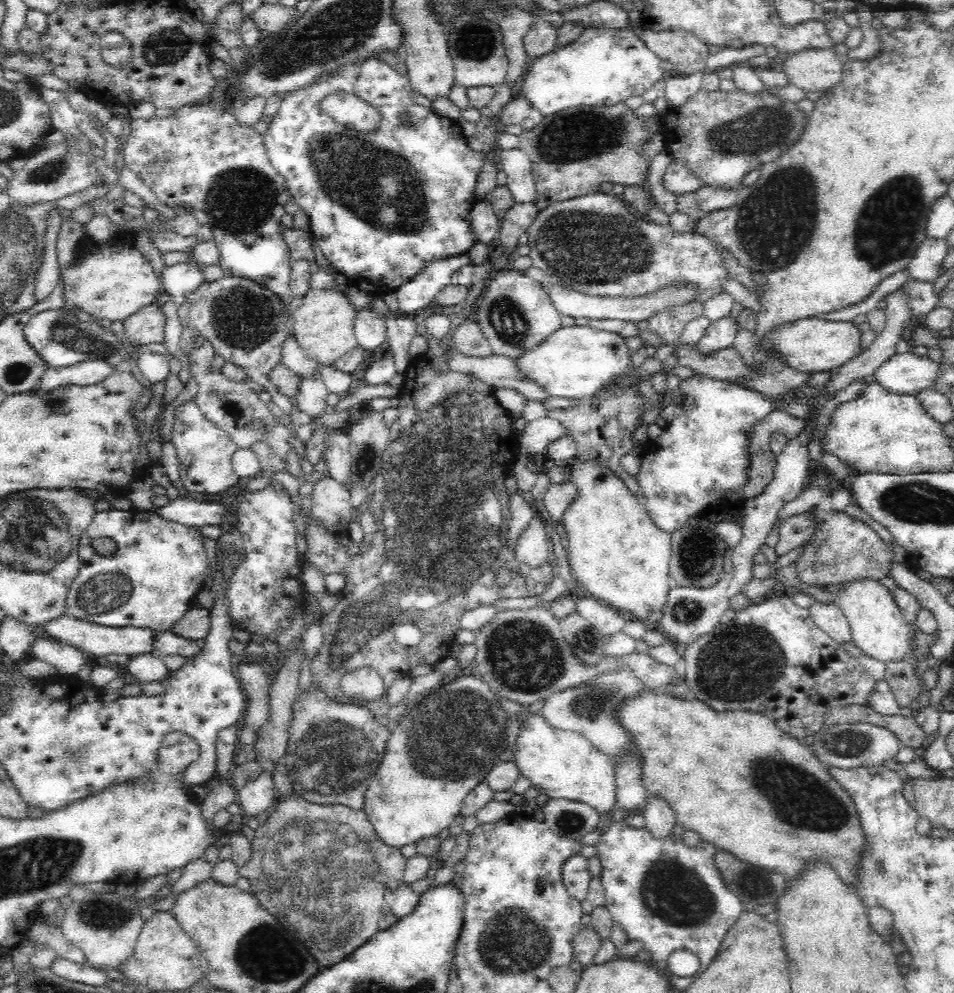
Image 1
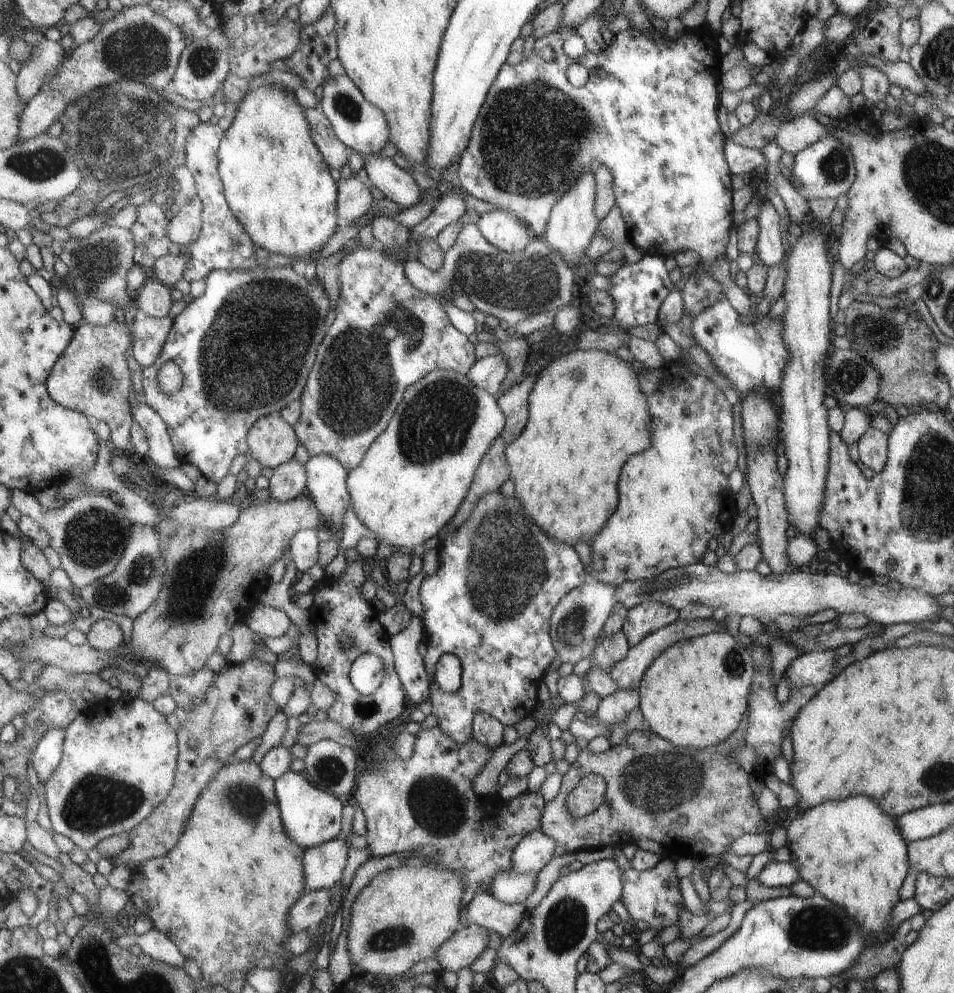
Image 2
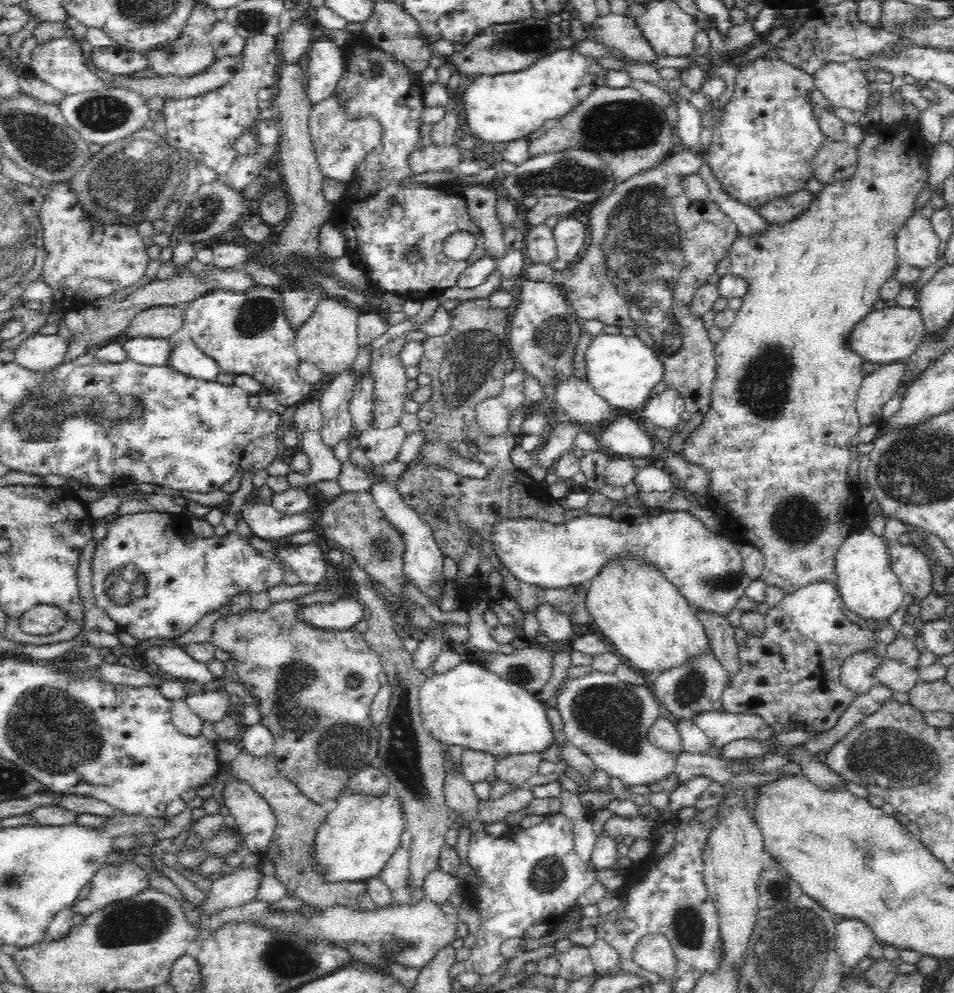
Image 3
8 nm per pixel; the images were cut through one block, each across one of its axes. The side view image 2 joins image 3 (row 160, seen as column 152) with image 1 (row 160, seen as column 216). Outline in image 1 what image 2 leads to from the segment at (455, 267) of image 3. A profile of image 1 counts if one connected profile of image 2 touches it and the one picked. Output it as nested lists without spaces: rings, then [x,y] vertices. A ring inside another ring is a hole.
[[[362,57],[353,61],[346,61],[333,71],[324,71],[311,81],[300,87],[296,87],[292,91],[284,94],[285,98],[278,106],[278,112],[273,115],[265,135],[263,142],[267,147],[267,157],[271,163],[287,182],[287,187],[292,199],[295,200],[300,209],[302,209],[310,219],[309,232],[315,240],[315,248],[318,248],[328,264],[346,276],[348,286],[358,287],[360,290],[366,291],[376,296],[382,296],[393,293],[399,286],[408,282],[413,276],[416,276],[423,268],[426,268],[430,262],[434,260],[444,260],[450,256],[458,256],[467,254],[470,248],[474,246],[475,236],[471,231],[470,209],[476,203],[474,198],[477,176],[482,170],[484,164],[484,152],[476,152],[470,148],[467,143],[466,136],[462,134],[462,129],[458,125],[458,121],[452,118],[444,118],[443,115],[436,113],[414,103],[409,78],[400,75],[394,71],[389,64],[378,59],[378,57]],[[332,92],[343,92],[344,94],[353,94],[358,99],[372,106],[381,116],[380,124],[376,130],[370,132],[358,132],[350,130],[340,123],[336,123],[328,113],[321,110],[320,104],[326,99],[328,94]],[[401,114],[409,114],[412,118],[411,124],[402,123],[398,117]]]

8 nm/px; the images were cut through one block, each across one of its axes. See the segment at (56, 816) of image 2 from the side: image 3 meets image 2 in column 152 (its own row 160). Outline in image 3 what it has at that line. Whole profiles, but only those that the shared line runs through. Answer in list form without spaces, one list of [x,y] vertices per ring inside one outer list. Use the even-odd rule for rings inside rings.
[[[757,57],[744,68],[737,70],[735,91],[721,112],[721,118],[713,124],[711,145],[705,151],[705,166],[721,190],[739,204],[750,209],[760,209],[774,198],[784,198],[805,188],[815,169],[812,160],[823,144],[825,136],[815,119],[810,93],[815,89],[813,75],[782,59]]]

